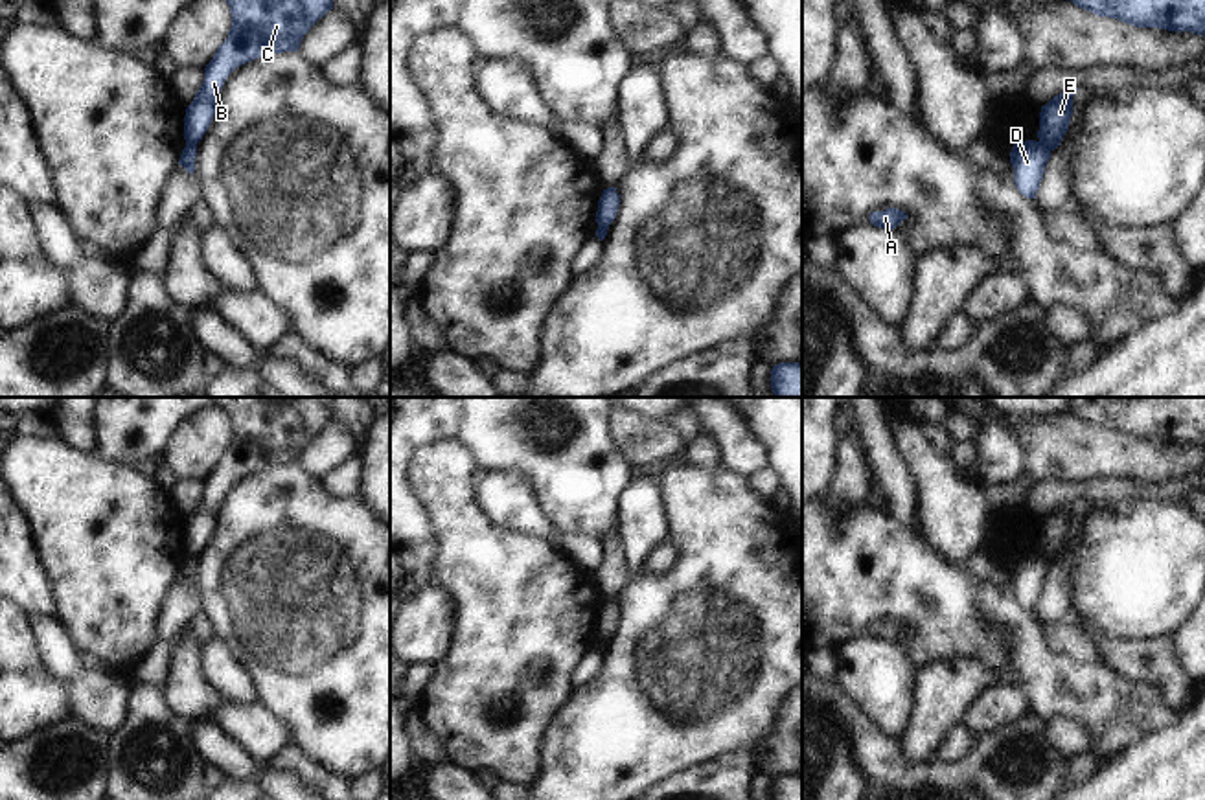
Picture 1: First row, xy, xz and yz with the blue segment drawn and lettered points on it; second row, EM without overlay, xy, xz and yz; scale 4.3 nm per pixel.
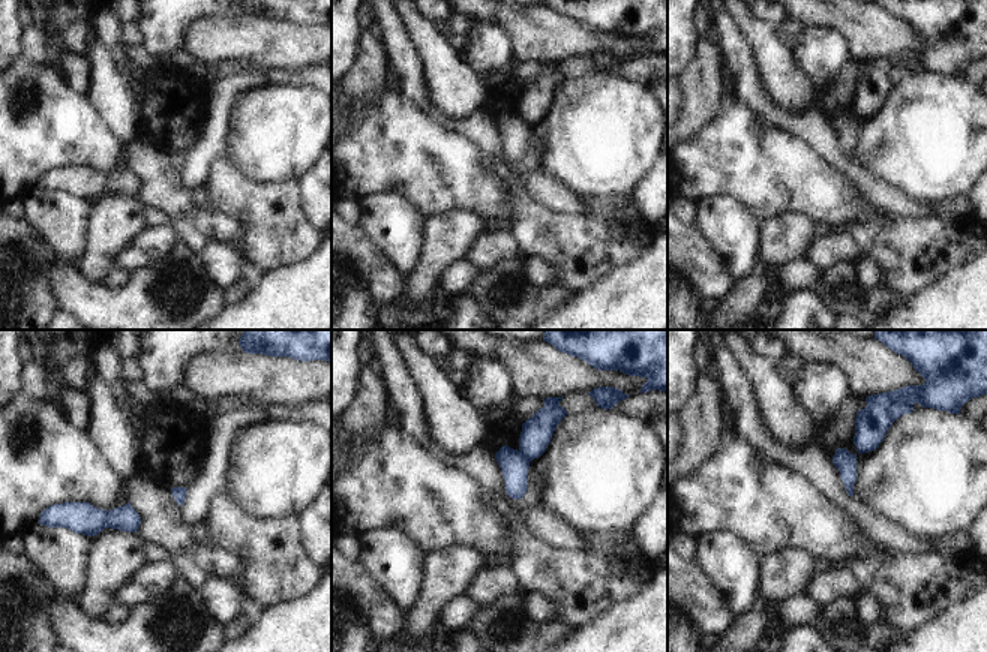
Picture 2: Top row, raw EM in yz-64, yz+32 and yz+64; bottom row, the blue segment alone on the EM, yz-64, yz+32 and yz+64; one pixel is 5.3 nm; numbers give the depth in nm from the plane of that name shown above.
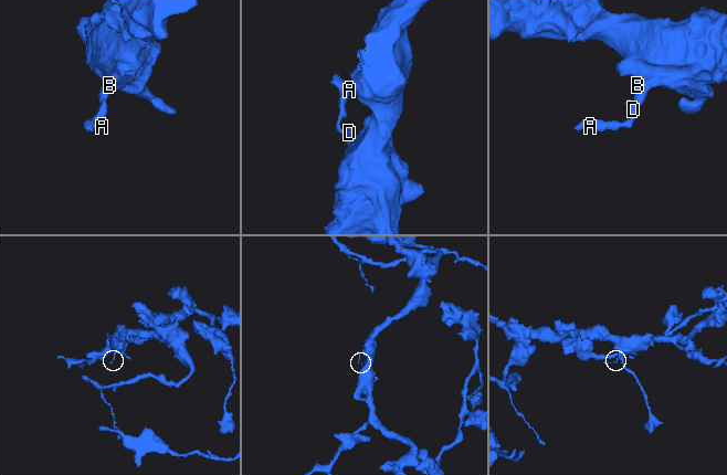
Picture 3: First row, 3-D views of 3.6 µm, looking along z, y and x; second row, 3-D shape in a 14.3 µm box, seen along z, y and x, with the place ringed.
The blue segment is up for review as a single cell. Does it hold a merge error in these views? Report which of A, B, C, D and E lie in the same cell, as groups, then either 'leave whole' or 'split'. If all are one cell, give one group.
A D / B C E | split

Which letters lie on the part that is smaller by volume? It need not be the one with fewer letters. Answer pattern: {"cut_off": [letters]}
{"cut_off": ["A", "D"]}

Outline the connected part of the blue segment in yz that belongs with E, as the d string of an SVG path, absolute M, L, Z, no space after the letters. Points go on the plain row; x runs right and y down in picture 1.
M1062 504L1041 519L1038 550L1049 563L1054 563L1069 543L1073 508L1074 504Z

